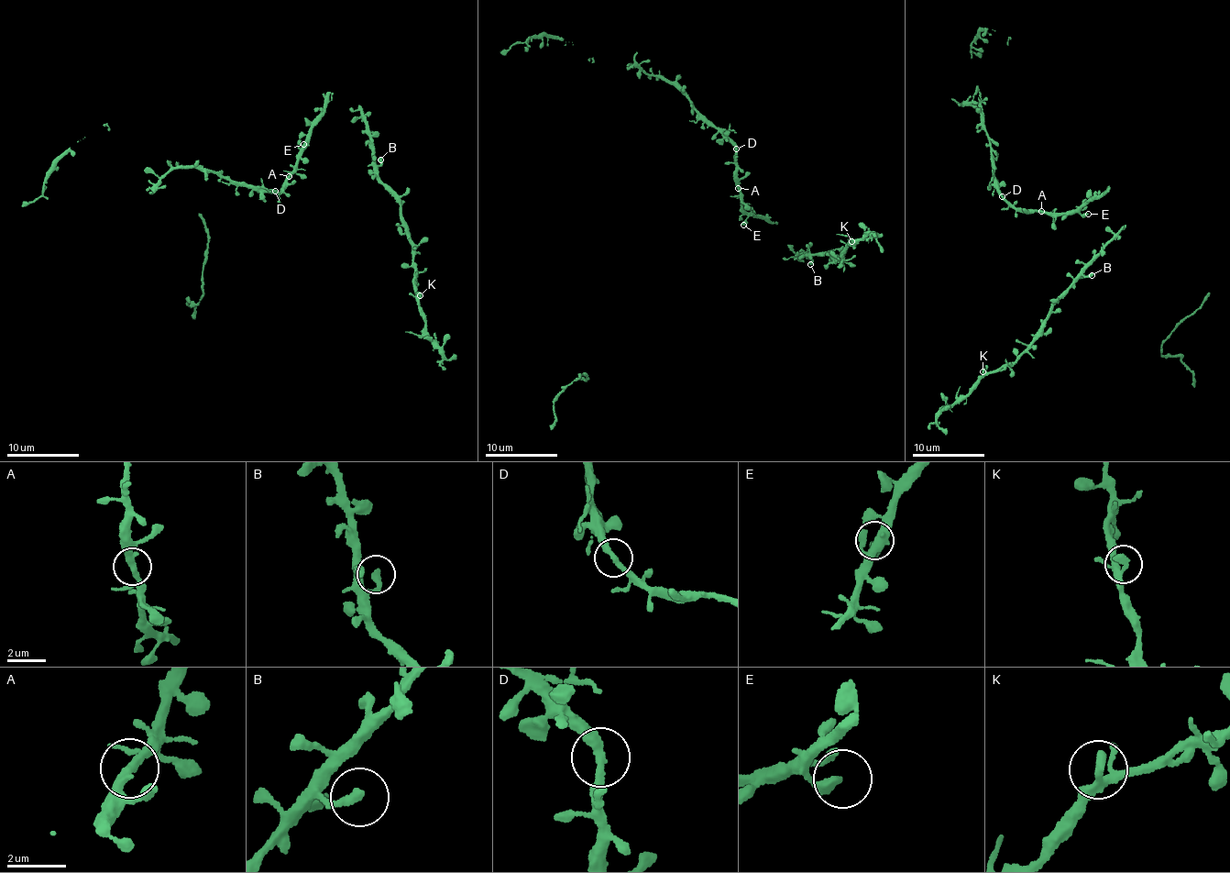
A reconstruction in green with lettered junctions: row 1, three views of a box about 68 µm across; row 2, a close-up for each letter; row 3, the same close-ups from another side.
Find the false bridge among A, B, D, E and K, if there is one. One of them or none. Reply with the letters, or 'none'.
none

